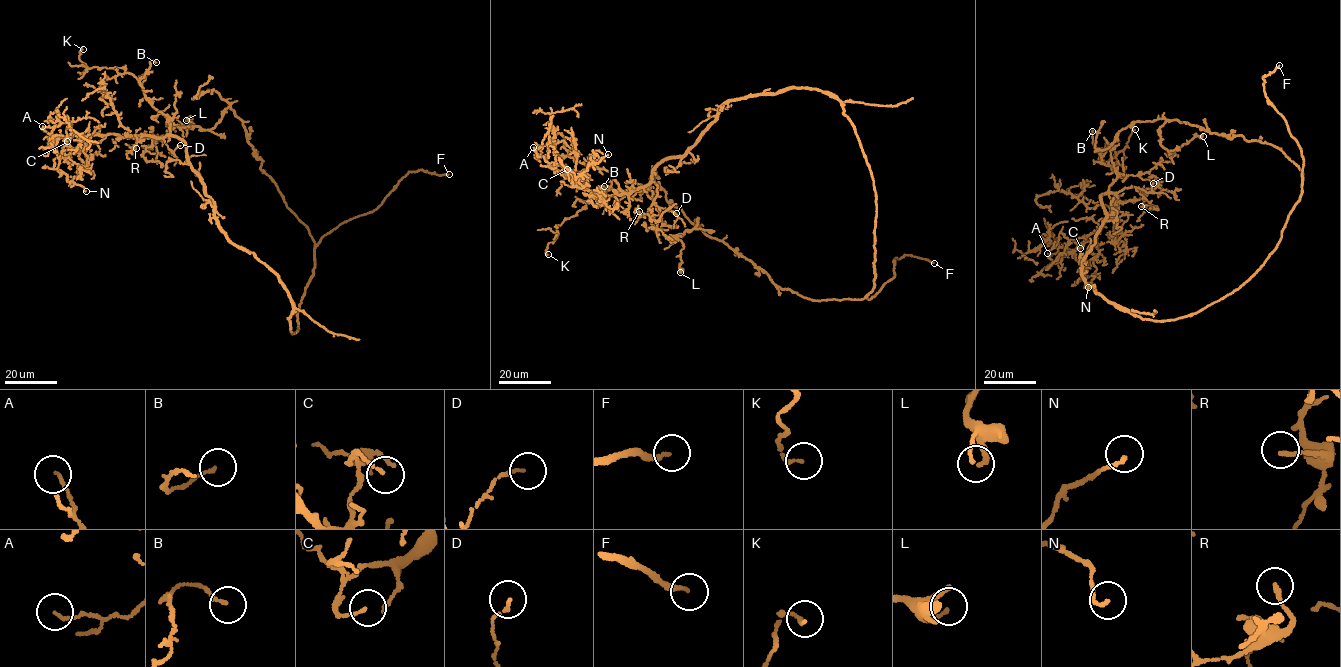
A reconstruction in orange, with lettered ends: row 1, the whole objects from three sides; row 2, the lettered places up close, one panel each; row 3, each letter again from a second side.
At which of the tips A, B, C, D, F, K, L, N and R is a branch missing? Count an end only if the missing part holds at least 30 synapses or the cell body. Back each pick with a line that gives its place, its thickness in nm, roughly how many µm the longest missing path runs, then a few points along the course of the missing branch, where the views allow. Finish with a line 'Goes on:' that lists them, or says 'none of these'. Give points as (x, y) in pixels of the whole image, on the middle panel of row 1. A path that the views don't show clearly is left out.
F: at (934, 263); 150 nm thick; about 200 µm are missing
Goes on: F

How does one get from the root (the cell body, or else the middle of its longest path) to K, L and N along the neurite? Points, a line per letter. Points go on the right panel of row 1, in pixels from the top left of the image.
K: (1173, 319), (1121, 309), (1081, 273), (1117, 176), (1098, 150), (1118, 154), (1135, 129)
L: (1173, 319), (1255, 273), (1302, 189), (1299, 167), (1270, 144), (1175, 120), (1160, 128), (1168, 153), (1203, 136)
N: (1173, 319), (1141, 318), (1086, 285), (1100, 197), (1114, 194), (1088, 287)

